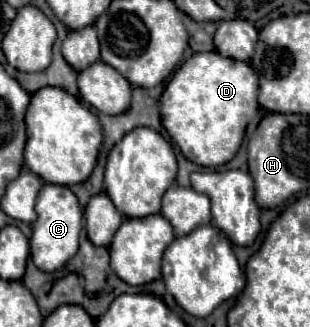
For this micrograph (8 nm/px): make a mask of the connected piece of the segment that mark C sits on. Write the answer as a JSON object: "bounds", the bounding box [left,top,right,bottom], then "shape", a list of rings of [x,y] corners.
{"bounds":[31,184,83,272],"shape":[[[45,184],[37,198],[37,220],[33,224],[33,236],[31,236],[31,258],[35,266],[43,272],[53,272],[61,268],[69,258],[77,254],[81,228],[83,228],[83,212],[77,196],[69,190],[69,186]]]}

